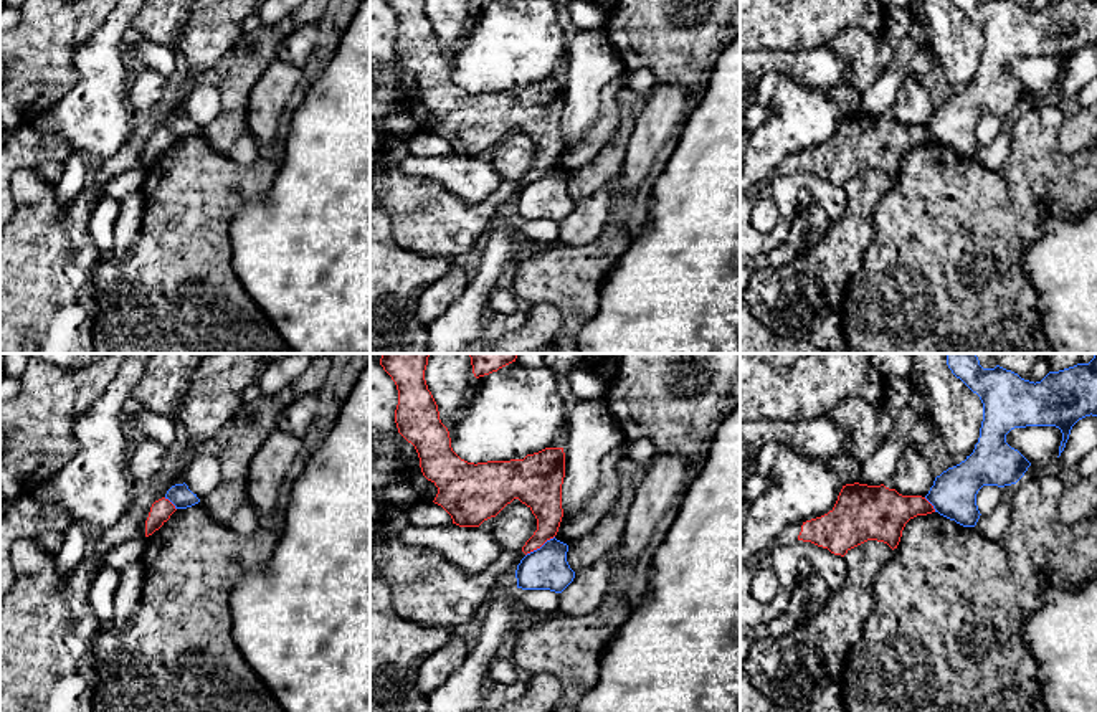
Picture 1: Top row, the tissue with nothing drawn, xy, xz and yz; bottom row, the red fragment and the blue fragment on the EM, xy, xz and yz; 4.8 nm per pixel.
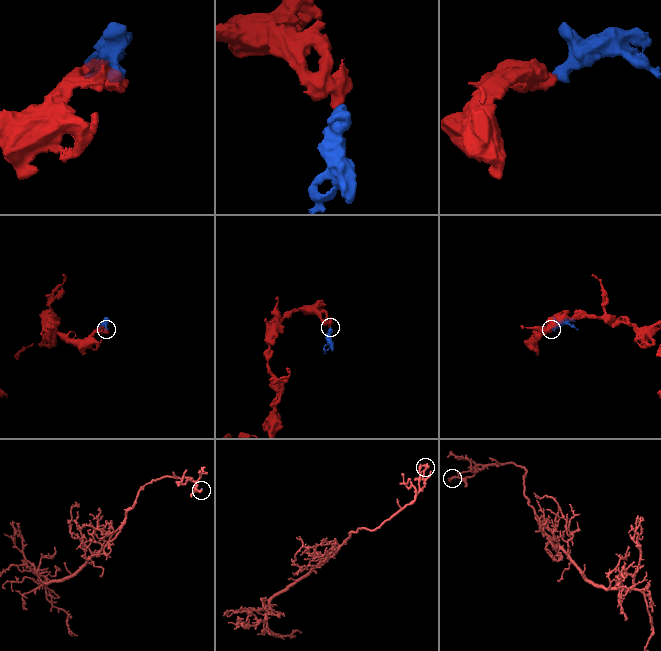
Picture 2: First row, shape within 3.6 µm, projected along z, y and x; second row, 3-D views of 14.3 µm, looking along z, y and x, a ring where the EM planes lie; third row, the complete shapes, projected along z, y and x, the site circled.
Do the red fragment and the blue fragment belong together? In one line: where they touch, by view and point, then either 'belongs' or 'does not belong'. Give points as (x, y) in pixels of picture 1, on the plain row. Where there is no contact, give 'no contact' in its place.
contact xz (539, 177); does not belong

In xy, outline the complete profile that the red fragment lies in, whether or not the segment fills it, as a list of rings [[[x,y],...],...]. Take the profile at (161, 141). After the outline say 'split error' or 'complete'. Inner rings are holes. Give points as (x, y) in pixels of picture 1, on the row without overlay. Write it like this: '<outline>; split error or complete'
[[[162,127],[155,131],[145,150],[145,167],[159,160],[175,140],[175,135],[169,129]]]; complete

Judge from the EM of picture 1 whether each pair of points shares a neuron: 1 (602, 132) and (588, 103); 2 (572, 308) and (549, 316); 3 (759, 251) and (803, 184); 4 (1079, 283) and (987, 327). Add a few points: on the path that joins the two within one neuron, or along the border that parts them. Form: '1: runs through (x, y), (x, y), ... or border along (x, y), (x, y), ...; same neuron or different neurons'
1: border along (610, 81), (592, 128), (570, 147); different neurons
2: border along (534, 301), (544, 301), (557, 309), (557, 336); different neurons
3: runs through (775, 235), (787, 213), (787, 200); same neuron
4: border along (1023, 266), (1036, 291), (1036, 304), (1046, 336); different neurons

